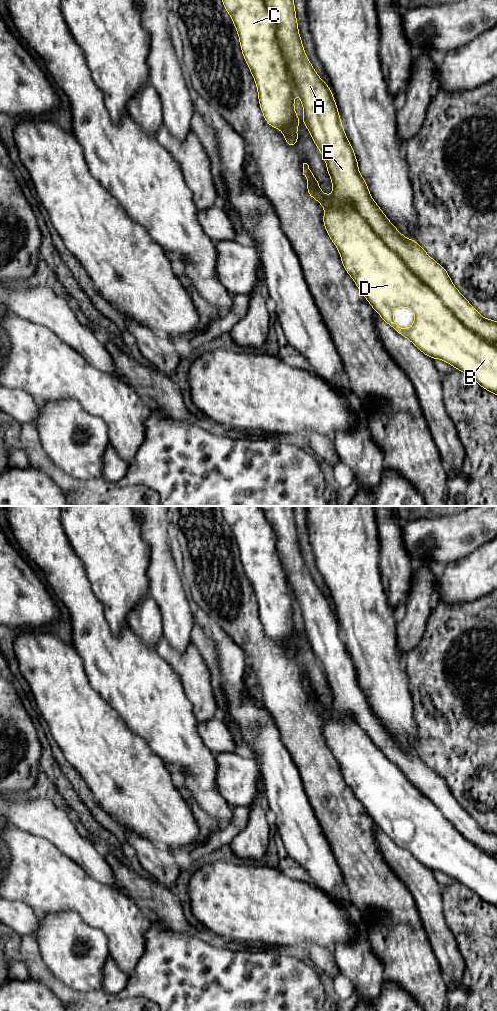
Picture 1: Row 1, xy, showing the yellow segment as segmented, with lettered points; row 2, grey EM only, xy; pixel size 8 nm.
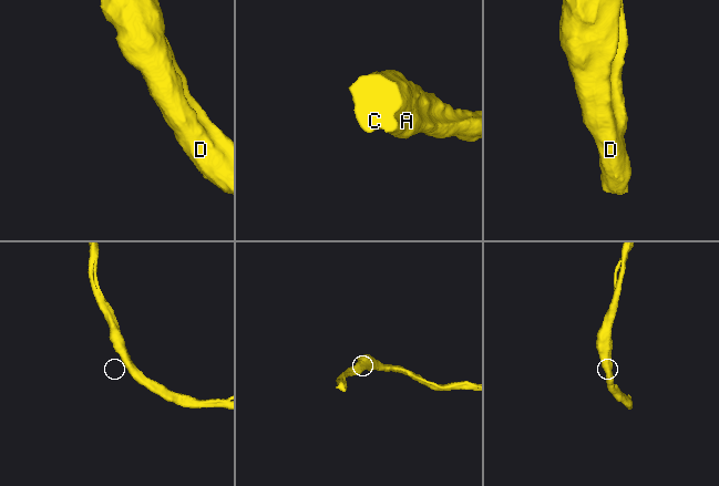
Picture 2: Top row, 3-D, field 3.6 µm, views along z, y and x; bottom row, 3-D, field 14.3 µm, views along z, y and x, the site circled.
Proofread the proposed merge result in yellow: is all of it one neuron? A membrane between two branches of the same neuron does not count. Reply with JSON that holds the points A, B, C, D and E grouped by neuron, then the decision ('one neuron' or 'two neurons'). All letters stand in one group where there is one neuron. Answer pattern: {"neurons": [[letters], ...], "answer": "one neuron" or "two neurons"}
{"neurons": [["A", "B", "C", "D", "E"]], "answer": "one neuron"}

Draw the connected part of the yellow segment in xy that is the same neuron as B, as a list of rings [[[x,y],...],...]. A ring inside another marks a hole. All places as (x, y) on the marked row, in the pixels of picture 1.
[[[222,0],[237,30],[244,59],[255,80],[261,111],[266,122],[283,132],[288,146],[298,142],[298,117],[295,113],[294,92],[297,91],[304,109],[304,123],[326,162],[332,181],[333,194],[324,194],[309,165],[303,163],[303,175],[309,180],[307,192],[325,210],[325,229],[338,249],[346,272],[353,278],[368,303],[399,335],[409,339],[430,358],[440,359],[474,379],[482,388],[497,395],[497,321],[482,317],[452,283],[443,266],[433,260],[419,244],[405,238],[384,215],[370,195],[359,173],[354,150],[341,124],[337,105],[328,85],[312,67],[298,32],[294,0]],[[408,307],[415,314],[413,325],[404,330],[393,319],[396,308]]]

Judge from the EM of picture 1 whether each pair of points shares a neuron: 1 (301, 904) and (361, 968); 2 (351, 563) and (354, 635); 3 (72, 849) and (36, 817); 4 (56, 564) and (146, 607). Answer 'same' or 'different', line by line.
1: different
2: same
3: same
4: different

